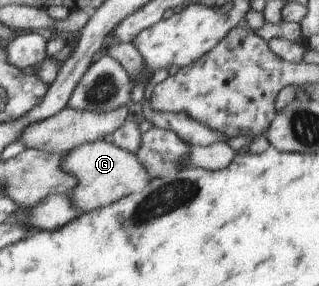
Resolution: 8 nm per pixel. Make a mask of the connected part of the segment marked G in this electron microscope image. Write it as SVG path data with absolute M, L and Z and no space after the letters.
M109 138L91 141L66 152L61 157L61 168L77 180L68 193L78 216L108 207L115 201L140 191L152 179L132 152L118 147Z

